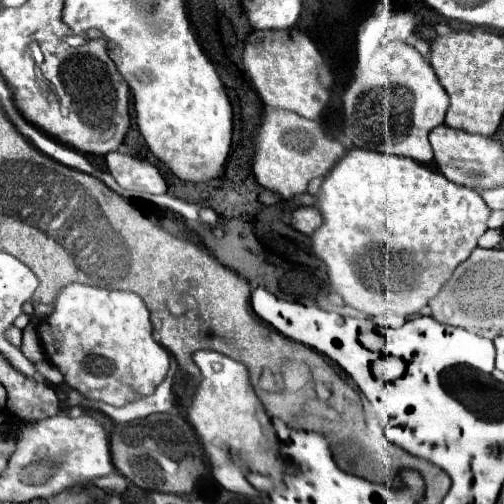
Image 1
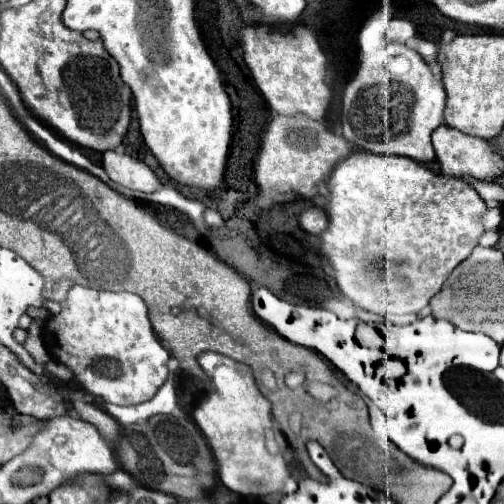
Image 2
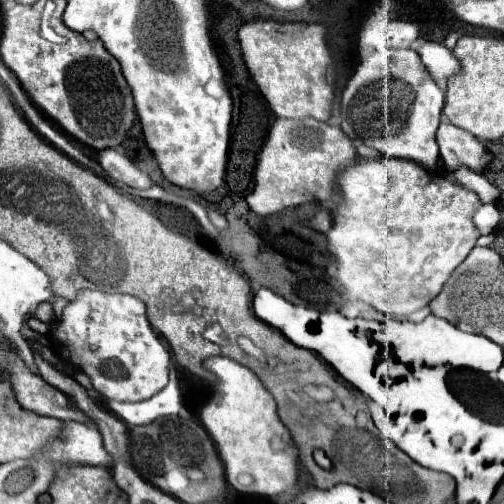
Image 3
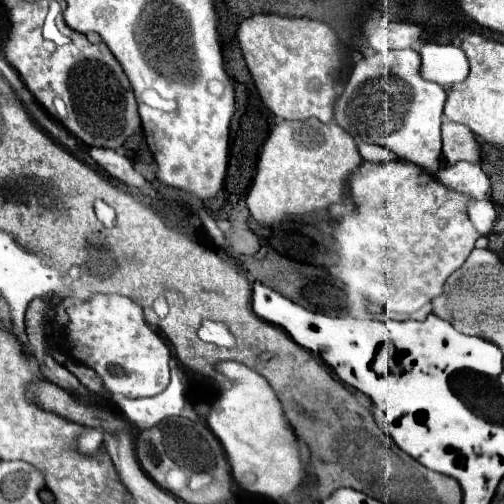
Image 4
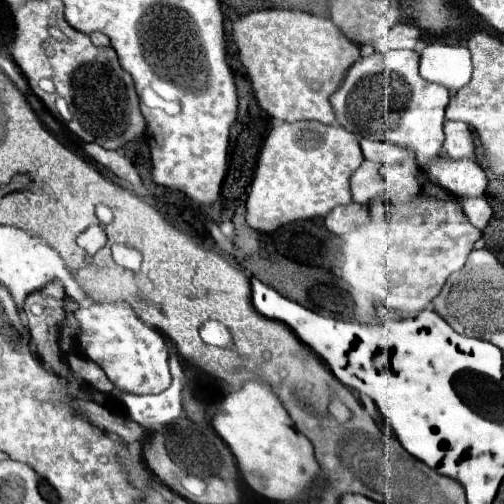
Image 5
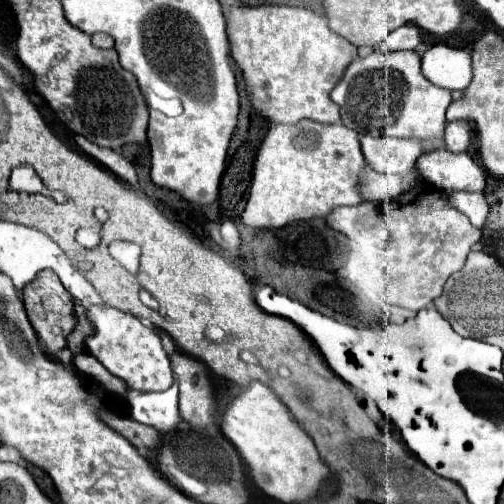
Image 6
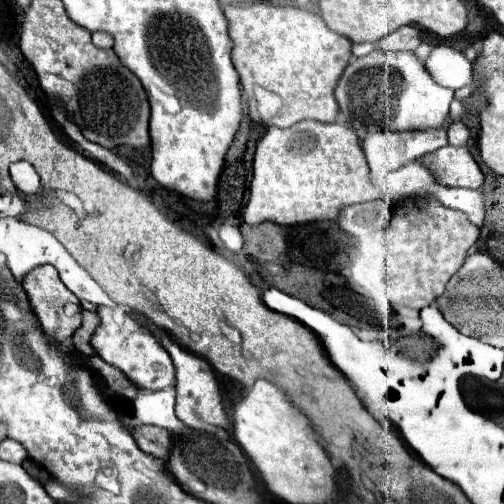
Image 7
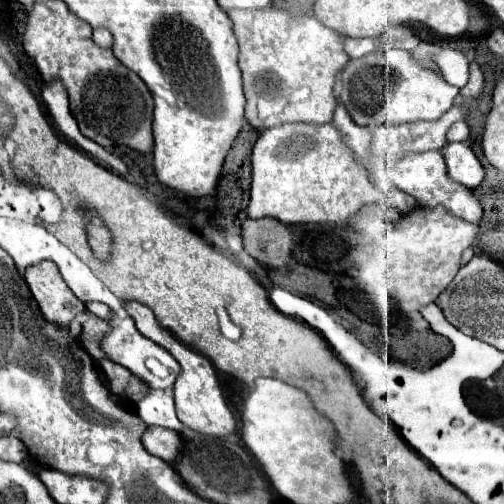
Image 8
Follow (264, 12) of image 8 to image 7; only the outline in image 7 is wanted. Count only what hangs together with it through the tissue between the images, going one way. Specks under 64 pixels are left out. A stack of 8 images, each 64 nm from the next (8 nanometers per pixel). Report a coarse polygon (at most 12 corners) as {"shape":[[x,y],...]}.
{"shape":[[226,6],[248,114],[336,122],[352,42],[320,14]]}

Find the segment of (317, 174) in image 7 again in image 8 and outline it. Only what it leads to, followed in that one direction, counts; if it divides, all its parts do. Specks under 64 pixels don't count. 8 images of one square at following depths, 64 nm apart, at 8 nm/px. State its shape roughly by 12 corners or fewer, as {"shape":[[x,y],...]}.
{"shape":[[334,124],[252,150],[248,218],[344,224],[376,186]]}

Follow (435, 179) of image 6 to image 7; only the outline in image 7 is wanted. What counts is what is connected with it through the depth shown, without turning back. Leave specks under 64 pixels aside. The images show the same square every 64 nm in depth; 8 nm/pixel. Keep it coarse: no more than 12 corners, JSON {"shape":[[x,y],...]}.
{"shape":[[444,146],[422,164],[450,188],[478,190],[484,174],[468,148]]}

